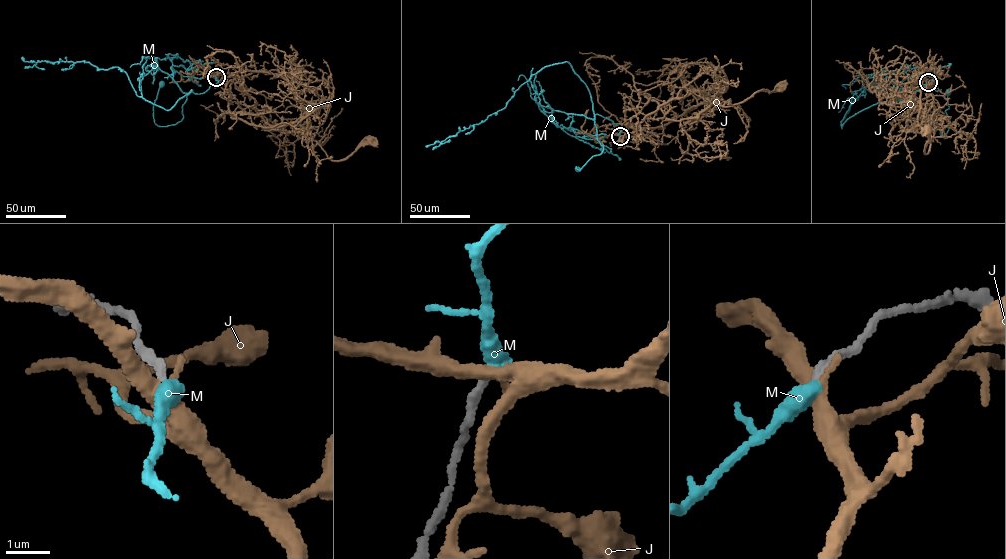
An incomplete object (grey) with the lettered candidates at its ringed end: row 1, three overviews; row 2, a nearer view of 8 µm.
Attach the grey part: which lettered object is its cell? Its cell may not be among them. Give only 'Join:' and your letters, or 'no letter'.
Join: M

